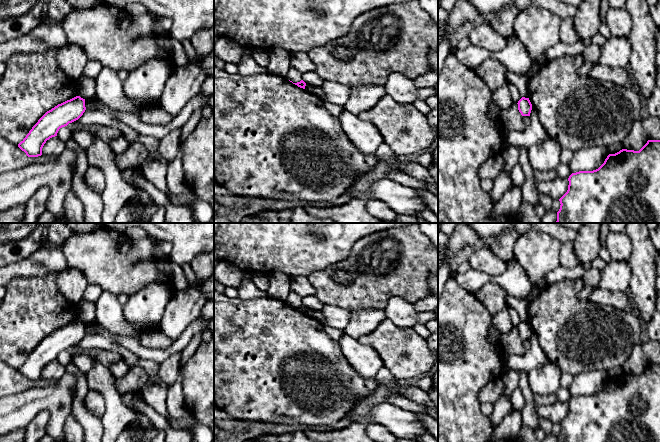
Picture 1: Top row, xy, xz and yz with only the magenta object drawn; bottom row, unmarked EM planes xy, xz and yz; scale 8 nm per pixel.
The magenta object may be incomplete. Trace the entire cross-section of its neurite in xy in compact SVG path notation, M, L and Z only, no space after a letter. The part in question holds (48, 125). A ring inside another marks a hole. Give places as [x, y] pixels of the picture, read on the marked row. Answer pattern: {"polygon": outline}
{"polygon": "M80 96L58 104L38 120L18 147L28 157L41 156L46 141L57 136L60 128L78 120L85 110L85 99Z"}

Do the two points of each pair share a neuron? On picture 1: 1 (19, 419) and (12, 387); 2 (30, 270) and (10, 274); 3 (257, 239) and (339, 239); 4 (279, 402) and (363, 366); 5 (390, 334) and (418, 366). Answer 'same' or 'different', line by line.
1: different
2: same
3: same
4: different
5: same

